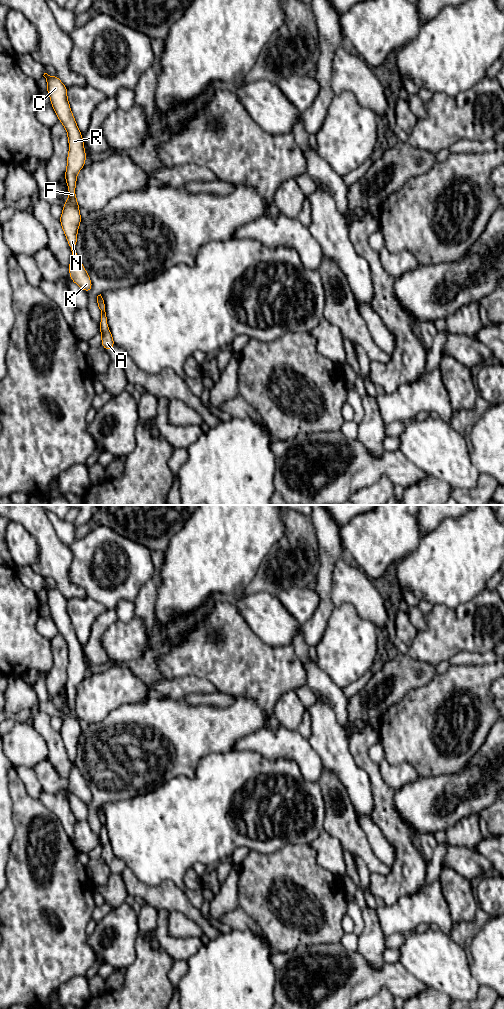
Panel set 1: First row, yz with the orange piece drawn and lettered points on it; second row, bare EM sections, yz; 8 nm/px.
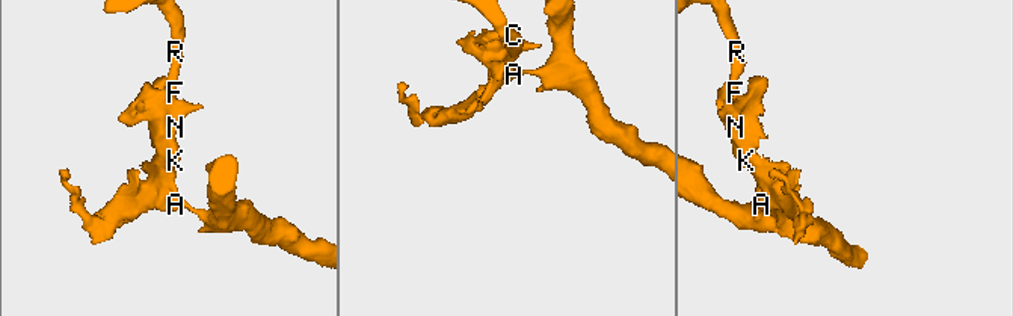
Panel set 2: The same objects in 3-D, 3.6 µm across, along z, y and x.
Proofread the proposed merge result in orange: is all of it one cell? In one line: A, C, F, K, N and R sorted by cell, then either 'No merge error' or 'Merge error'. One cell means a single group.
Groups: A C F K N R. No merge error

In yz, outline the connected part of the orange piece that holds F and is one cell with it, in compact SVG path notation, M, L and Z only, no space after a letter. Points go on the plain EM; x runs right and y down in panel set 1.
M44 585L43 588L47 592L46 603L50 608L52 620L57 626L59 633L66 640L69 653L67 682L64 685L69 707L68 713L64 714L63 724L59 730L69 759L72 763L69 785L71 792L80 798L85 804L89 805L92 801L92 794L75 763L77 744L82 731L79 725L79 716L76 712L75 700L77 686L86 676L86 665L83 657L84 653L67 612L68 600L56 587L50 588L47 585Z

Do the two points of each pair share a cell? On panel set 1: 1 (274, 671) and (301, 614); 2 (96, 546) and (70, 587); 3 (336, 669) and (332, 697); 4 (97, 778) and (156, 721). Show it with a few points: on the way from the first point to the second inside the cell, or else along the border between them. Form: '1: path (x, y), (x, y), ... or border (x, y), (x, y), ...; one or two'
1: border (263, 641), (270, 646), (291, 645); two
2: border (73, 559), (69, 578), (80, 586), (88, 597); two
3: border (318, 665), (341, 689); two
4: path (112, 763), (141, 736); one

